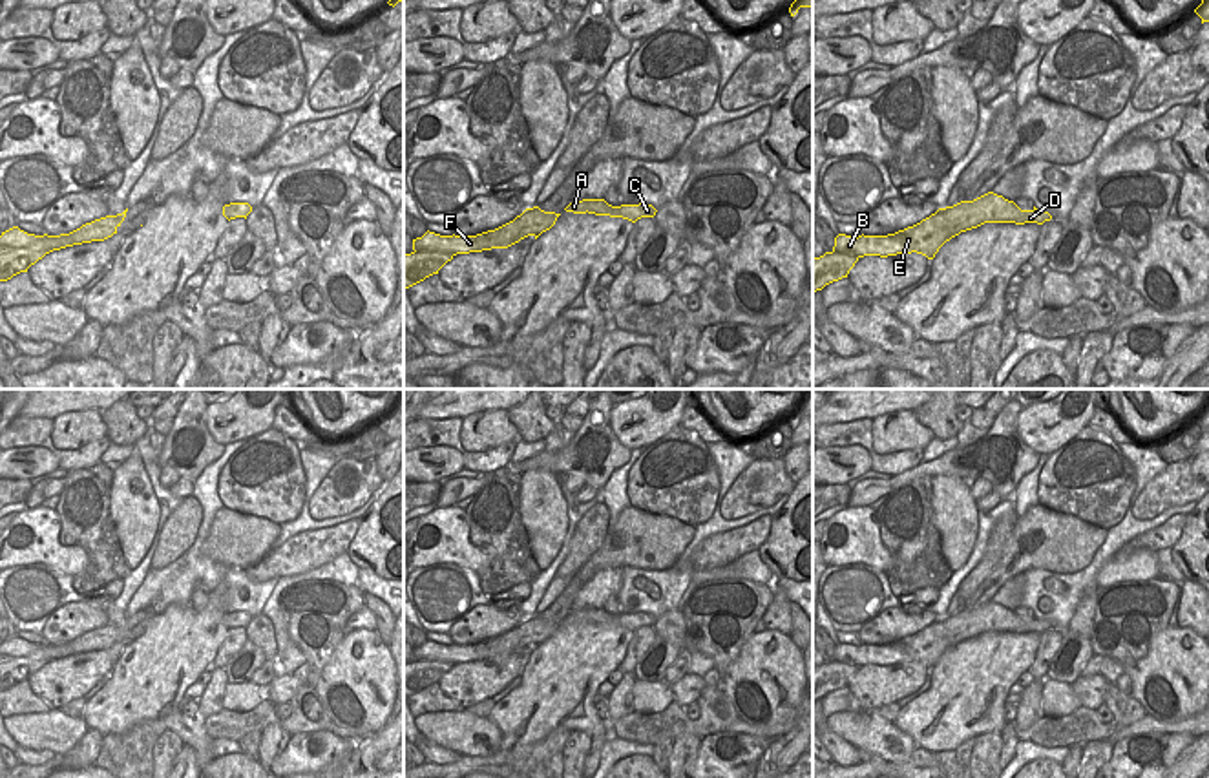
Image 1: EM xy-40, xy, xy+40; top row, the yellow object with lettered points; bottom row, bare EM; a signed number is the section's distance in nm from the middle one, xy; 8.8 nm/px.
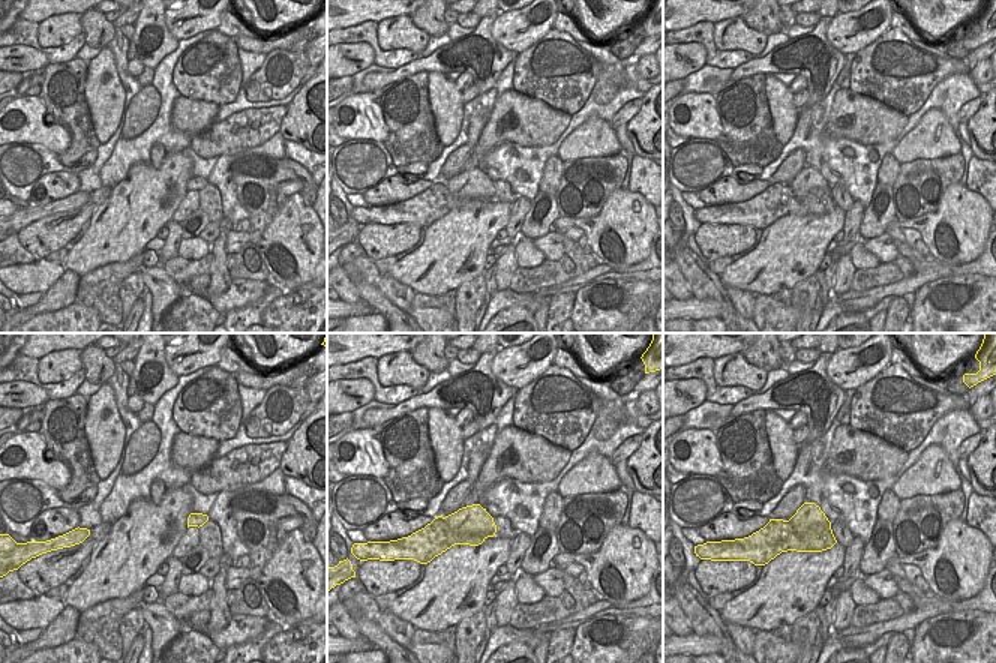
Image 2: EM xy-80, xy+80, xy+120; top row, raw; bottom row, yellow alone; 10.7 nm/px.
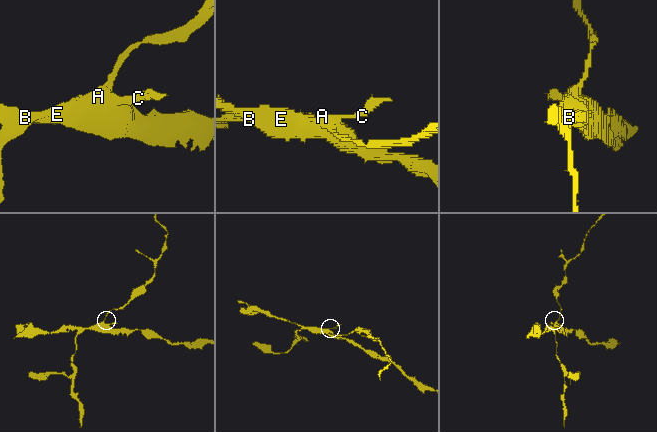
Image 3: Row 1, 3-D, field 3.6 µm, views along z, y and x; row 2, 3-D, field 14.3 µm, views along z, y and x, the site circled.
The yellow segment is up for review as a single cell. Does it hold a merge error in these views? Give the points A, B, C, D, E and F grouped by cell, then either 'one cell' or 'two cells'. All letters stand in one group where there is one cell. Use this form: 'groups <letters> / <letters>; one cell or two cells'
groups A / B C D E F; two cells

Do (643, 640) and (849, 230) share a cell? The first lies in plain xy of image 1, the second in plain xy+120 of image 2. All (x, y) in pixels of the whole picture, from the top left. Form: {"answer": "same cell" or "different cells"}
{"answer": "same cell"}

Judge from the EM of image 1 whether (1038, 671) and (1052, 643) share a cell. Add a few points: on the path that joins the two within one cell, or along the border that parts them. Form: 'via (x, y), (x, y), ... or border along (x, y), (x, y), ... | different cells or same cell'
via (1041, 663), (1047, 651) | same cell

